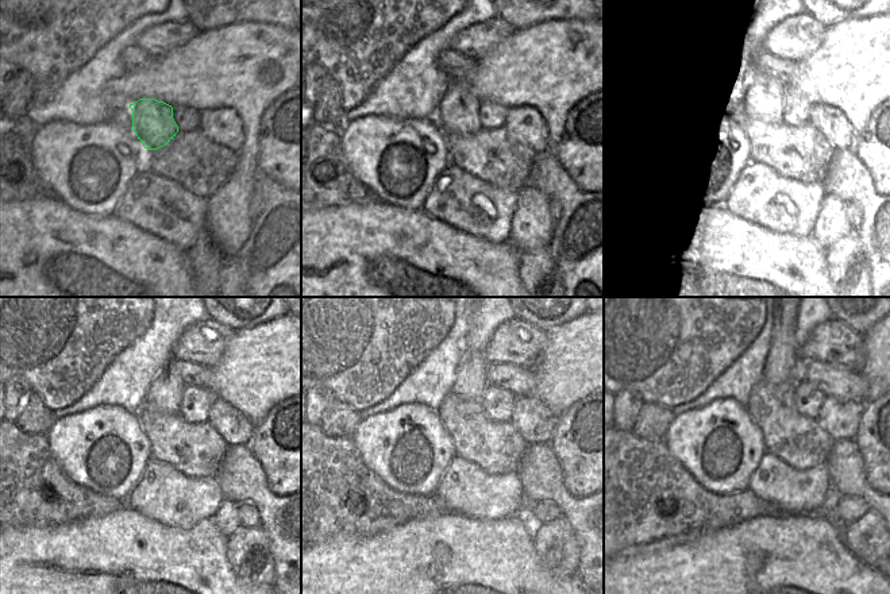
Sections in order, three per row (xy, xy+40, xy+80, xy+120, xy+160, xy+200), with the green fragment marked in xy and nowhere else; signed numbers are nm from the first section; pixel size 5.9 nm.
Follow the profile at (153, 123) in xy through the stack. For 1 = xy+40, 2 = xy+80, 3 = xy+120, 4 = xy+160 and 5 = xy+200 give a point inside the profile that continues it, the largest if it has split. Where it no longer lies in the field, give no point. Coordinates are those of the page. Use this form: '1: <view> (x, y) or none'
1: xy+40 (457, 112)
2: xy+80 (765, 101)
3: xy+120 (164, 393)
4: xy+160 (470, 384)
5: xy+200 (782, 355)

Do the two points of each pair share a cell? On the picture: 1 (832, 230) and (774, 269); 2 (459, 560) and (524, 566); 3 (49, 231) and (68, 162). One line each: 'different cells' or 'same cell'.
1: different cells
2: same cell
3: different cells

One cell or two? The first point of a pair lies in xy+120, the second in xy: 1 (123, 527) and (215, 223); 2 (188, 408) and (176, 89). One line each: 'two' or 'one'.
1: two
2: two

